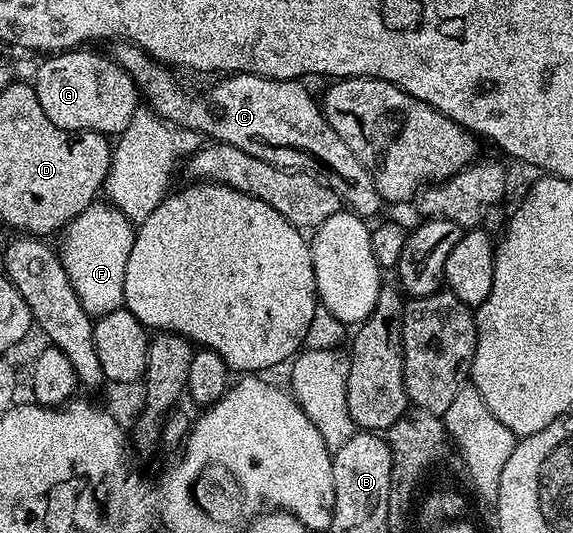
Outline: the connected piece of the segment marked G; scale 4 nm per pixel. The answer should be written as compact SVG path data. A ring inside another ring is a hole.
M68 50L57 52L46 57L47 60L35 72L33 87L45 118L66 132L101 132L108 138L118 137L119 133L129 126L129 118L141 107L141 93L135 87L133 78L110 55L102 56L99 52L87 50Z

